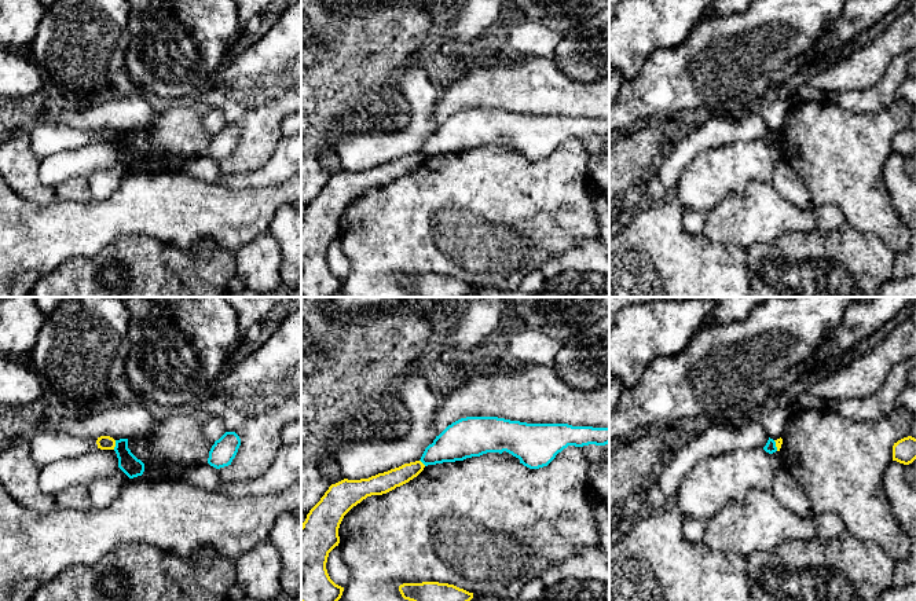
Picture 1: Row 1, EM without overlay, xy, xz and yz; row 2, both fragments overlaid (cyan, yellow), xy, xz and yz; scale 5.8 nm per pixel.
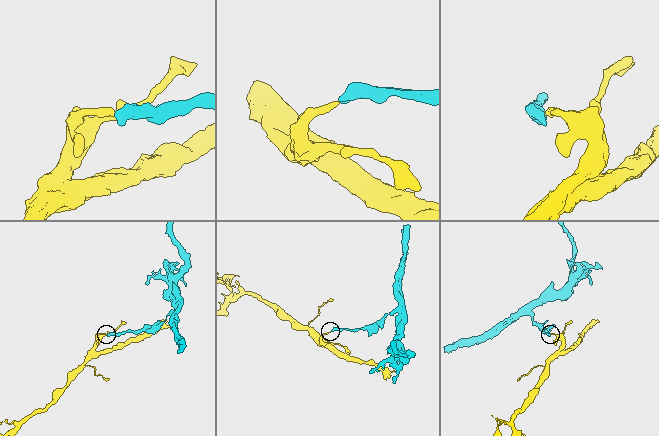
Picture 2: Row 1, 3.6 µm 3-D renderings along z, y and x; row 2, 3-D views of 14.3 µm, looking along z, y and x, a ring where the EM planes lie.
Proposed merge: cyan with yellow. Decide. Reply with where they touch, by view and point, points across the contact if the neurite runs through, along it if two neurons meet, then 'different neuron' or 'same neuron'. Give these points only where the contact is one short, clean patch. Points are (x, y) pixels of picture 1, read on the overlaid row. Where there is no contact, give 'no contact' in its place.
xy (116, 444) | along xy (116, 440), (113, 449) | different neuron

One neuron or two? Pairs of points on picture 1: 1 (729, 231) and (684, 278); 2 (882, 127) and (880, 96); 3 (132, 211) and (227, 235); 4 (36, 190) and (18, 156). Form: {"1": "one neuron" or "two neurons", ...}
{"1": "two neurons", "2": "two neurons", "3": "one neuron", "4": "one neuron"}

